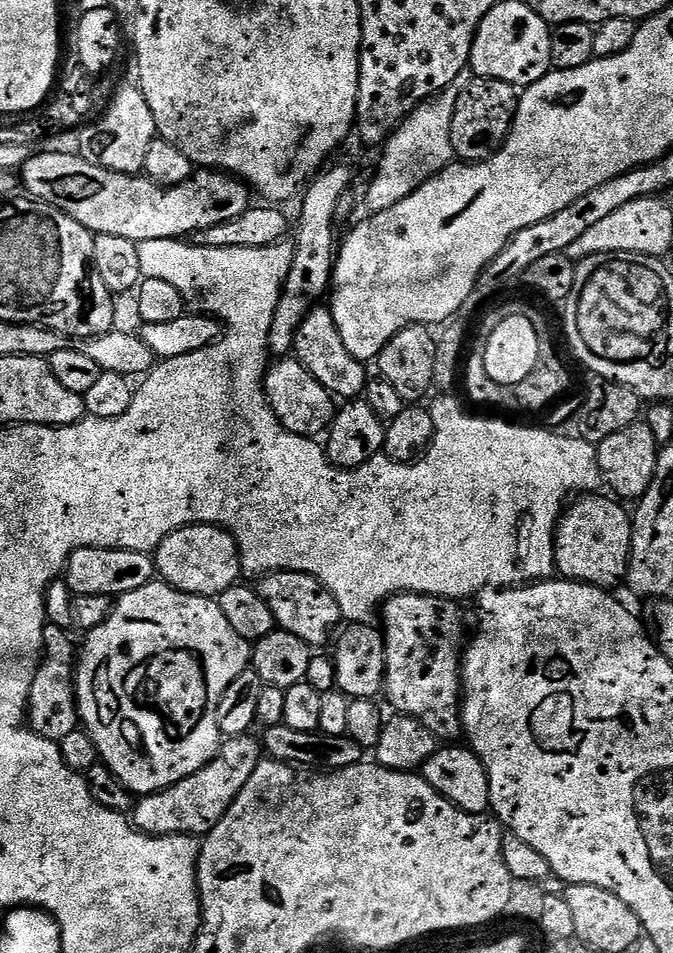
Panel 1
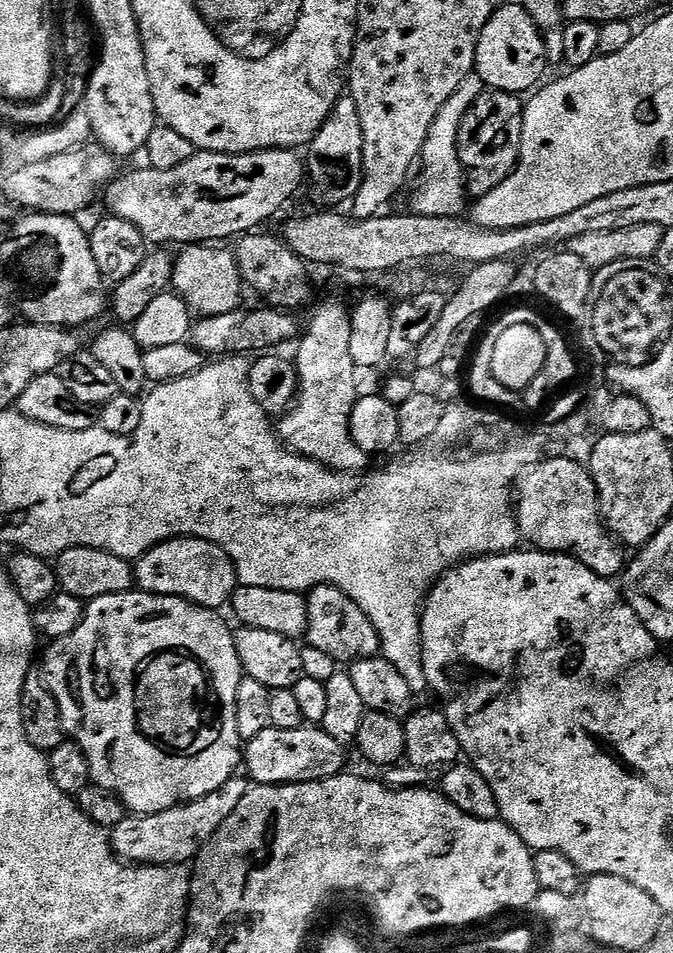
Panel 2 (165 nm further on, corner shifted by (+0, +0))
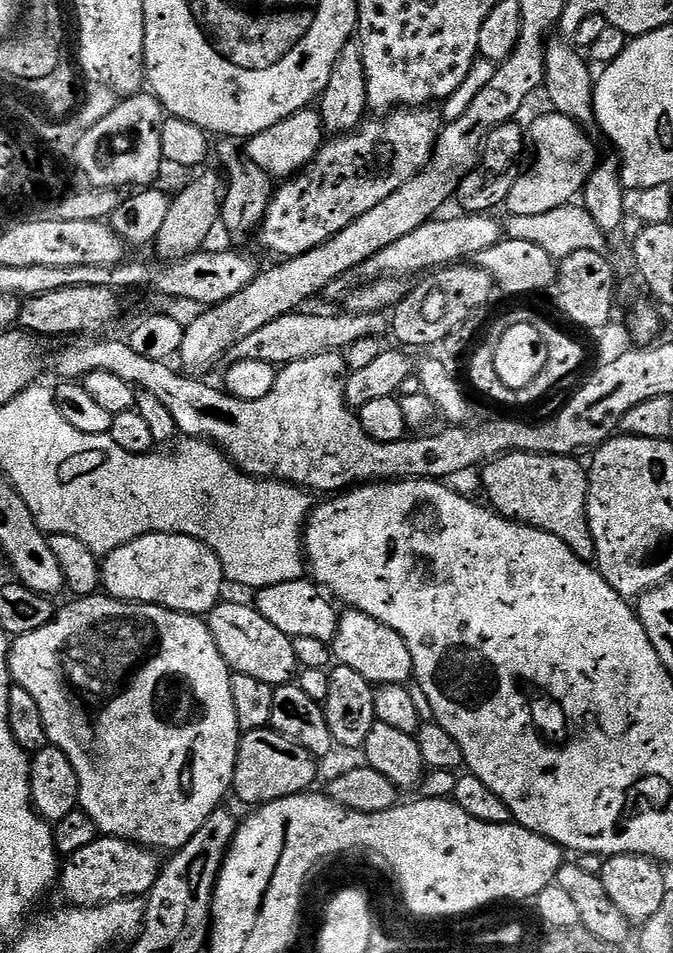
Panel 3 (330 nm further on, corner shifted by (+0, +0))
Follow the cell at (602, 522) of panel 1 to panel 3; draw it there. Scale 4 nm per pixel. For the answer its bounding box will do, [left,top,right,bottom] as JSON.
[480,452,596,562]

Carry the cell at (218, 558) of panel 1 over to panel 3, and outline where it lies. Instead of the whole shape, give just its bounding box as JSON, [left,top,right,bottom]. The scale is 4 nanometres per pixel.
[100,532,226,617]

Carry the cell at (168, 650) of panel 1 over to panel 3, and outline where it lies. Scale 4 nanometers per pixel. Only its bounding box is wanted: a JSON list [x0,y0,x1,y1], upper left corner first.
[8,594,242,854]

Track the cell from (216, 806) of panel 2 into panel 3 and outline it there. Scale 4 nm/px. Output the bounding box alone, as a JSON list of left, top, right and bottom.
[58,835,162,908]

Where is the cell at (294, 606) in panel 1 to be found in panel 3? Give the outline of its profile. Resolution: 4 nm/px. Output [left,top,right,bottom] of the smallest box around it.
[330,608,413,686]

